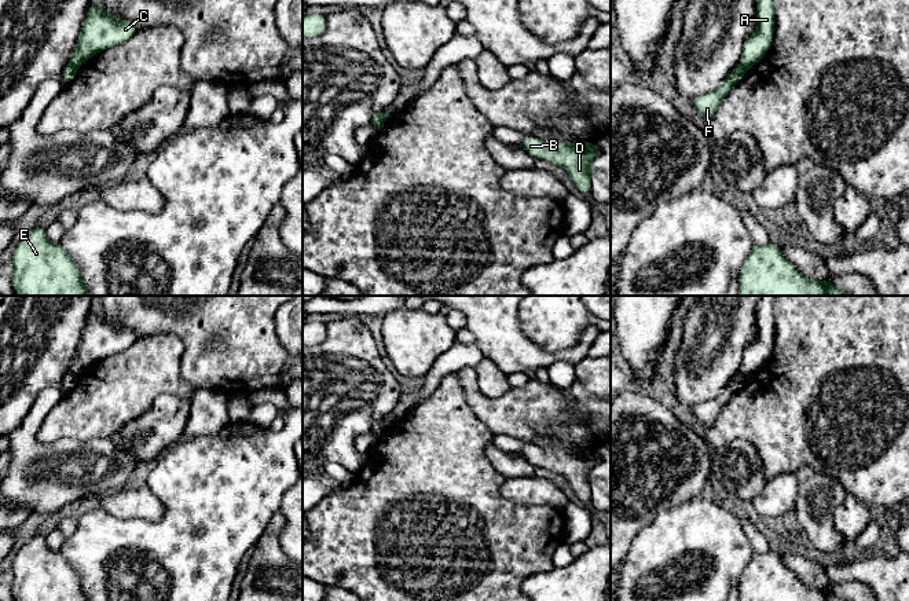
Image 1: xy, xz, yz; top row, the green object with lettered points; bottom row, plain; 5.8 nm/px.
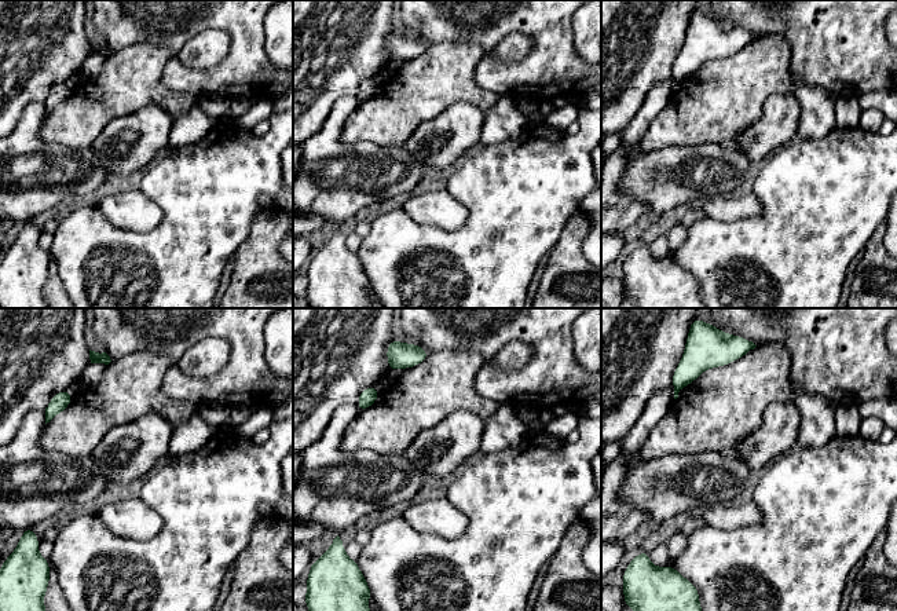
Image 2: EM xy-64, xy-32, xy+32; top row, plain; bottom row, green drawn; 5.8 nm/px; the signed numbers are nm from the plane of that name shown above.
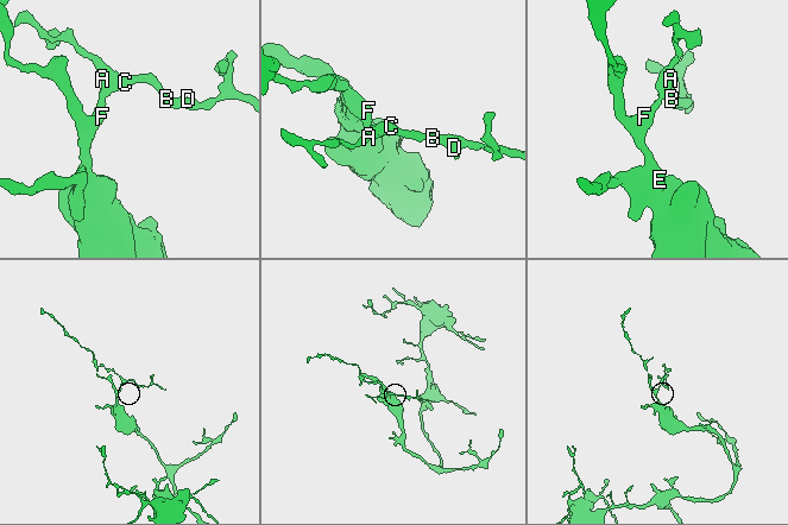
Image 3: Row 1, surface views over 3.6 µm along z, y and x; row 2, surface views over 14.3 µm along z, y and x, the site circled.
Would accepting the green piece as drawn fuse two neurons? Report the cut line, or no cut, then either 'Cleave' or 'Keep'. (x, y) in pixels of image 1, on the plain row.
Split along xy (69, 372), (77, 376). Cleave

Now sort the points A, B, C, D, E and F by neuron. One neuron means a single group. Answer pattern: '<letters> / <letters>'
A B C D / E F

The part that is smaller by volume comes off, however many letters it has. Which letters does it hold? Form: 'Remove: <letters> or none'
Remove: A, B, C, D

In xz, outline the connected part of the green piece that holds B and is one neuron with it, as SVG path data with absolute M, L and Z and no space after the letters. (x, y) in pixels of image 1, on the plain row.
M527 443L520 454L531 465L565 477L580 501L591 501L591 476L594 466L598 463L595 450L546 451L535 444Z

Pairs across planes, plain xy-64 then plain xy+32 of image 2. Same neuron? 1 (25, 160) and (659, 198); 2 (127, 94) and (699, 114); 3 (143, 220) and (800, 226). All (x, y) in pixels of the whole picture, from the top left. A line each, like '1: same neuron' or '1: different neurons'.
1: same neuron
2: same neuron
3: different neurons

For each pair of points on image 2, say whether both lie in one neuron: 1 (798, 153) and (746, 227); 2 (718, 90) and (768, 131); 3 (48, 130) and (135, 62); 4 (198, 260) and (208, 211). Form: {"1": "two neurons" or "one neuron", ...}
{"1": "one neuron", "2": "two neurons", "3": "one neuron", "4": "one neuron"}

